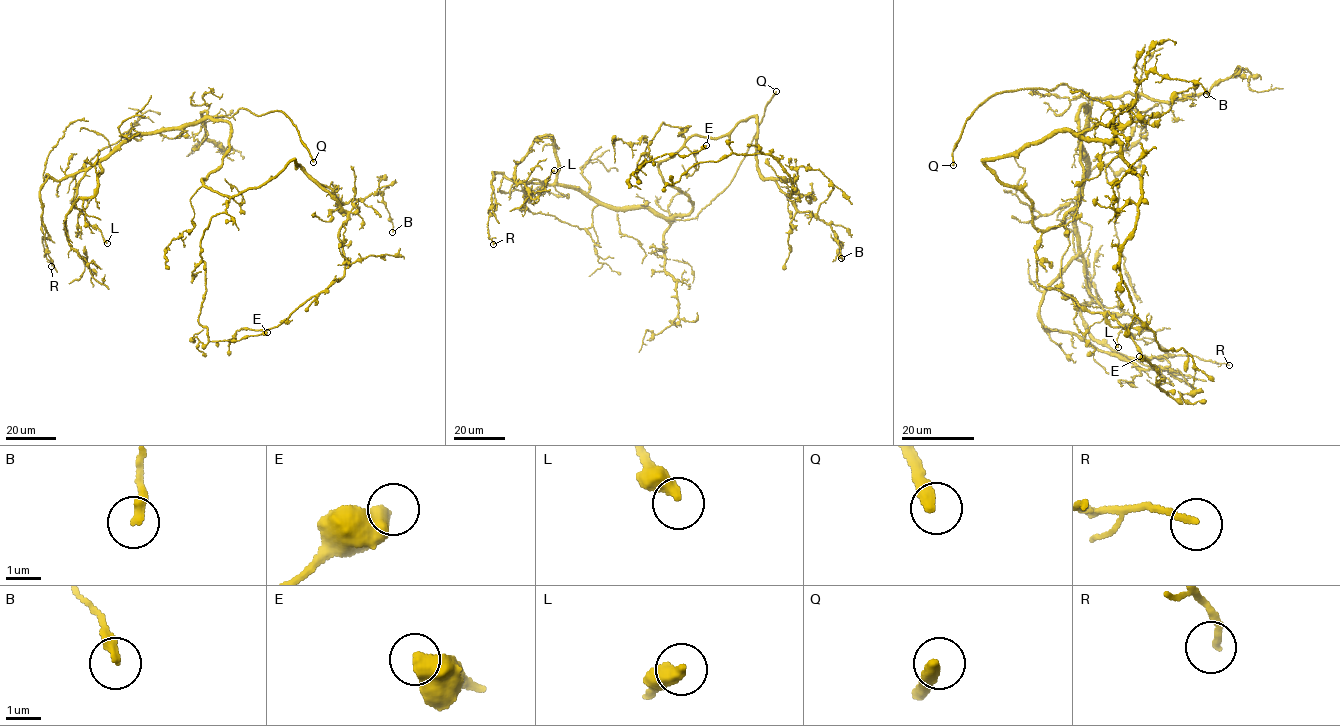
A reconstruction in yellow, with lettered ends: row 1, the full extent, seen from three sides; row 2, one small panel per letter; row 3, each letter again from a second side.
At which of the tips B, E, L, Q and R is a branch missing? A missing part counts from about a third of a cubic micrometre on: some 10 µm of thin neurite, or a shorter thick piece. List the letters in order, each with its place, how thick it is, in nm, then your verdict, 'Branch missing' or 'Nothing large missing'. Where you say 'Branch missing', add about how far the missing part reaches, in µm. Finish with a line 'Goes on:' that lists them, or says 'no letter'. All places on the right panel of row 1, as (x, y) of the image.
B: Place: (1206, 94). Thickness 280 nm. Nothing large missing
E: Place: (1139, 356). Thickness 600 nm. Nothing large missing
L: Place: (1118, 347). Thickness 380 nm. Nothing large missing
Q: Place: (953, 165). Thickness 380 nm. Branch missing. Missing length about 25 µm
R: Place: (1229, 365). Thickness 190 nm. Nothing large missing
Goes on: Q

